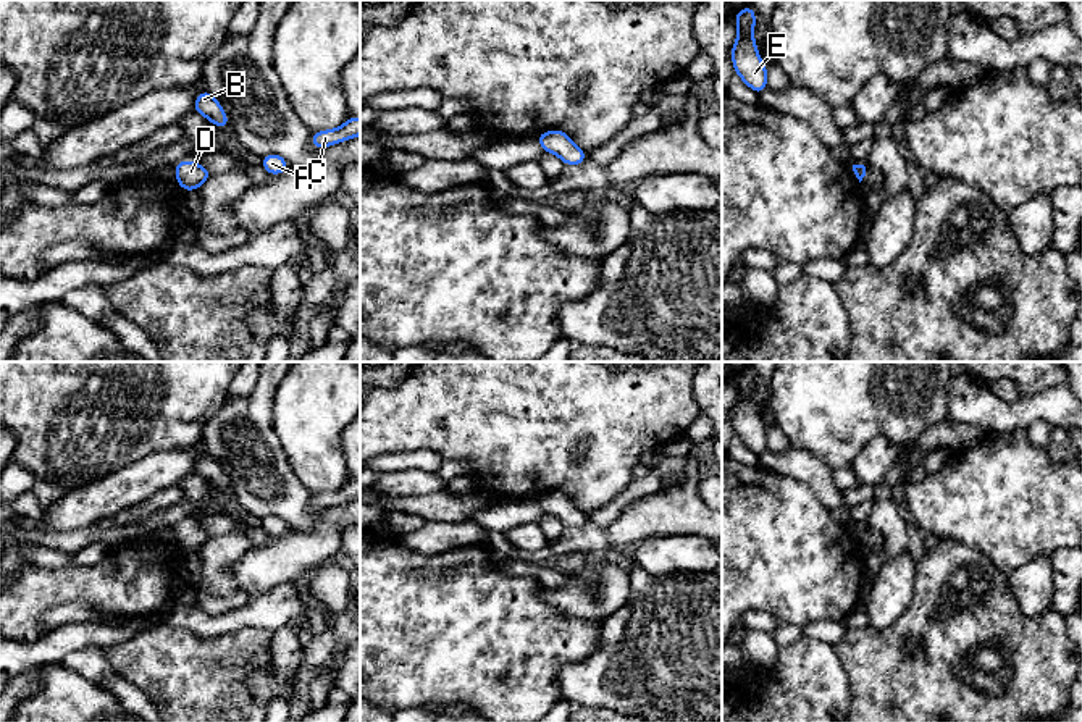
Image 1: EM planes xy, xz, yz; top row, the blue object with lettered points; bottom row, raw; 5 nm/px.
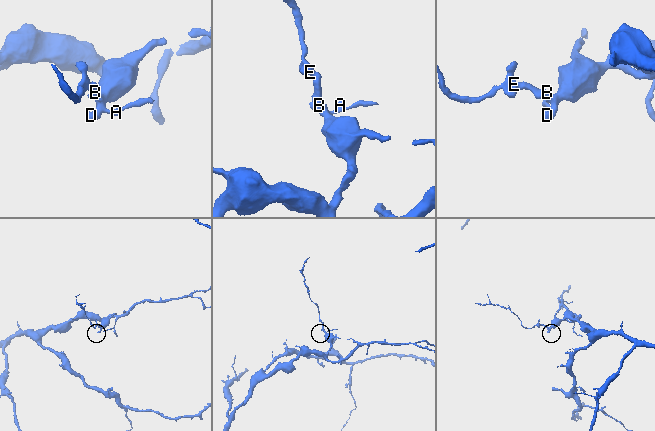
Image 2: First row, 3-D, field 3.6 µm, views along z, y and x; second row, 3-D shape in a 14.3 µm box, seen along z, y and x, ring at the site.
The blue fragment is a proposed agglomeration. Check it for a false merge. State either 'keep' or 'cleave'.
keep

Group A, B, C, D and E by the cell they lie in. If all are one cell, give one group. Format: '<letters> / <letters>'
A B C D E

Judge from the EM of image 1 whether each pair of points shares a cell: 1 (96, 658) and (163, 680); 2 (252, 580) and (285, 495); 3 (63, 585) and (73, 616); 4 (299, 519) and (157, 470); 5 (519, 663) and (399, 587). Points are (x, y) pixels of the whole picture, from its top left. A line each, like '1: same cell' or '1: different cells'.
1: different cells
2: different cells
3: different cells
4: different cells
5: same cell

